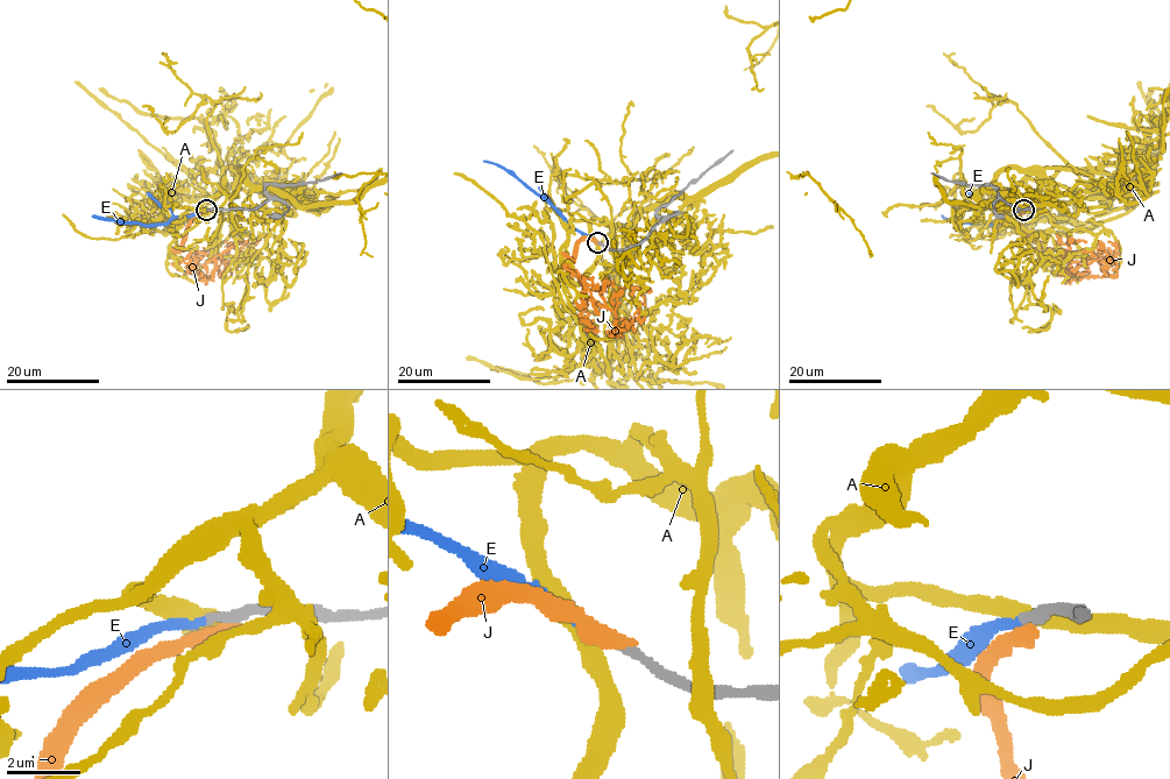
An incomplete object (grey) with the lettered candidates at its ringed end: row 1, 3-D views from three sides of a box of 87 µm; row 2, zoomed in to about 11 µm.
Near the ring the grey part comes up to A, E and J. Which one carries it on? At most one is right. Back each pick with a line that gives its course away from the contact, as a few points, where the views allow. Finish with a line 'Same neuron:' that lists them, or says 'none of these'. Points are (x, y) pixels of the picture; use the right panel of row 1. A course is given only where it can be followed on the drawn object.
E: it runs (1023, 210), (1015, 217), (999, 217), (983, 225), (958, 224), (942, 216)
Same neuron: E

